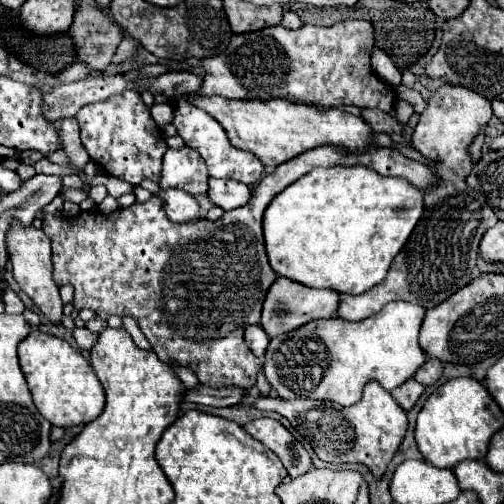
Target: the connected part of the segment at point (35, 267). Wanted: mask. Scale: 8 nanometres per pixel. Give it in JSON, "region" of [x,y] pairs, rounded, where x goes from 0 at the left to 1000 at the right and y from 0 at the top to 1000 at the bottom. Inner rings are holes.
{"region":[[[30,450],[14,466],[18,514],[26,522],[26,546],[38,569],[62,589],[69,609],[101,637],[121,641],[125,633],[125,597],[117,589],[117,565],[105,558],[105,526],[101,526],[101,474],[85,454],[73,450]]]}

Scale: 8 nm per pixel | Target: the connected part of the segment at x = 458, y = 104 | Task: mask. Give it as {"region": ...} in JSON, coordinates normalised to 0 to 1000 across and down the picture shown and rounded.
{"region":[[[879,165],[859,181],[859,188],[847,196],[847,212],[835,224],[815,280],[835,308],[855,319],[879,323],[863,331],[879,359],[843,379],[847,419],[839,423],[796,502],[780,514],[764,558],[716,585],[677,581],[677,601],[669,617],[673,629],[688,637],[716,637],[744,625],[772,597],[788,593],[855,613],[938,554],[950,478],[958,462],[990,435],[966,411],[966,403],[946,403],[946,391],[931,391],[938,383],[919,383],[919,359],[938,335],[927,292],[954,260],[954,252],[970,244],[974,232],[974,200],[958,196],[958,188],[927,173],[899,173],[895,165]]]}

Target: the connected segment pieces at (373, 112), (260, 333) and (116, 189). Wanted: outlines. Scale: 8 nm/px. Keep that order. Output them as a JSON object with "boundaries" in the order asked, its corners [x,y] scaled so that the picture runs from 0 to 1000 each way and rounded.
{"boundaries":[[[[720,216],[716,232],[720,232],[720,236],[736,248],[736,256],[748,260],[748,264],[768,264],[768,268],[776,268],[776,264],[796,264],[796,260],[800,260],[800,248],[796,248],[780,228],[764,224],[764,220],[756,220],[756,216]]],[[[494,645],[490,657],[486,657],[486,681],[490,681],[490,688],[494,688],[514,712],[522,712],[526,692],[530,692],[530,685],[534,685],[534,669],[530,669],[530,661],[522,657],[518,645]]],[[[155,339],[153,345],[165,355],[165,361],[175,361],[185,367],[204,365],[212,371],[212,379],[216,379],[216,387],[220,391],[228,391],[228,395],[236,395],[240,387],[248,387],[248,383],[256,383],[256,379],[264,379],[264,367],[256,367],[252,359],[240,359],[240,355],[228,355],[228,351],[212,351],[212,347],[194,347],[181,357],[171,351],[165,339]]]]}

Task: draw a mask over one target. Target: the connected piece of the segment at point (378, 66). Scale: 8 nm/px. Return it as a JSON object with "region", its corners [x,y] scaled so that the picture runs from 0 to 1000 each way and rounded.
{"region":[[[740,97],[740,105],[736,105],[736,129],[740,129],[740,137],[744,137],[744,145],[756,153],[756,157],[764,157],[768,165],[776,165],[776,169],[796,169],[796,145],[792,145],[792,137],[780,129],[780,121],[756,101],[756,97]]]}

